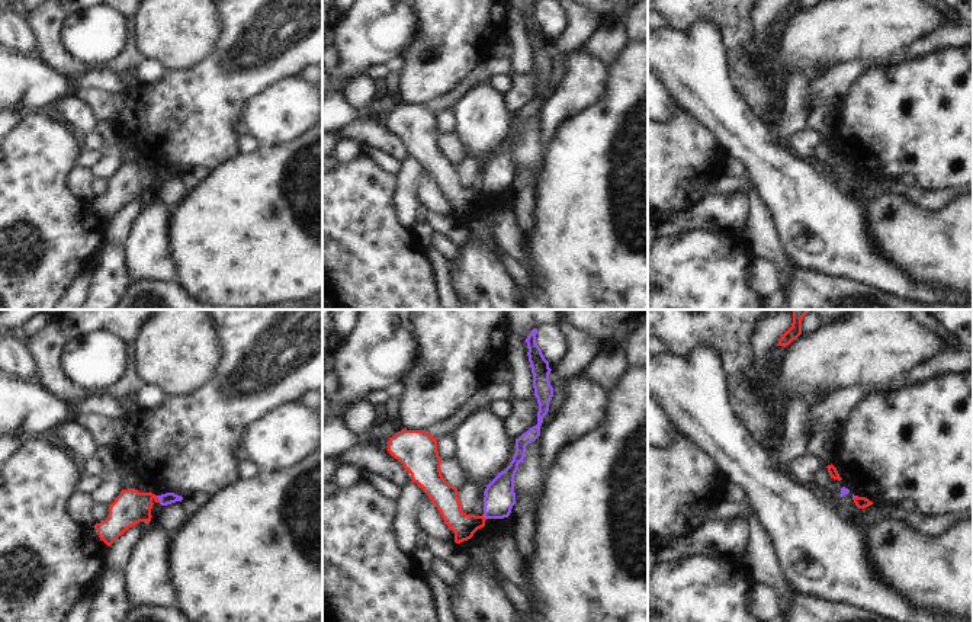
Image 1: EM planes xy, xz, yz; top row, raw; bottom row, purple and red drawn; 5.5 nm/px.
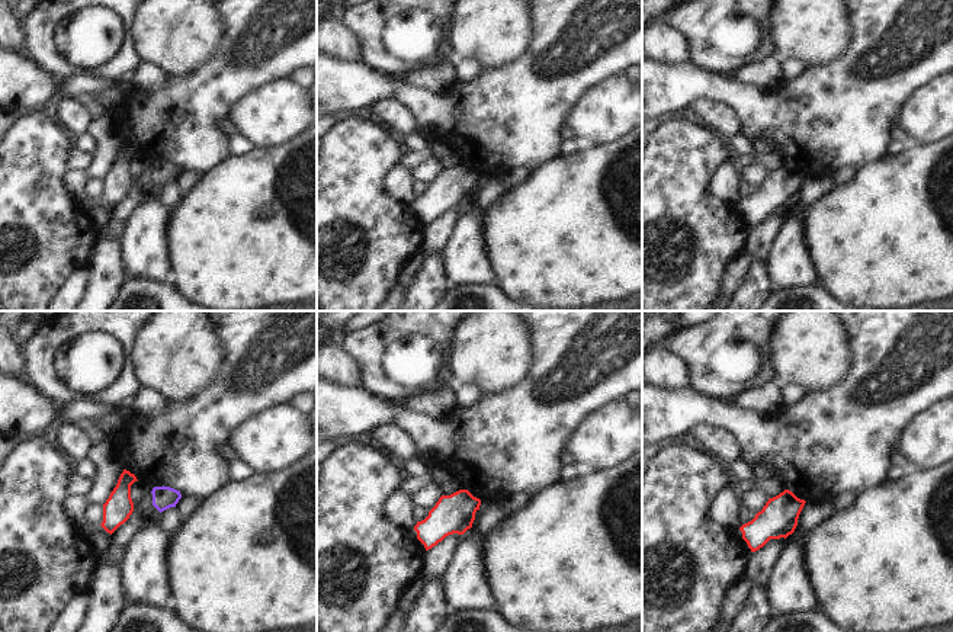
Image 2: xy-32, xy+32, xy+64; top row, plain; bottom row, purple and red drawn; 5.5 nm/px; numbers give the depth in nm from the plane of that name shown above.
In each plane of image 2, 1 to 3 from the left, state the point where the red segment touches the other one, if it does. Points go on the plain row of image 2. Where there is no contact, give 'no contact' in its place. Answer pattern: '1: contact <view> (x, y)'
1: no contact
2: no contact
3: no contact

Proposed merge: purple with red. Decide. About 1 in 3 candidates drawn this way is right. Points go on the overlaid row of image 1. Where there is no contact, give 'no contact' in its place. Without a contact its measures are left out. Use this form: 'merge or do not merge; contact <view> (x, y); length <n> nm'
do not merge; contact xy (159, 499); length 50 nm

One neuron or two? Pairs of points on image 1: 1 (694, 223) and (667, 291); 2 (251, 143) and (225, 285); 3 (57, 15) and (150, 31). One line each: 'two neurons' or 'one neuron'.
1: two neurons
2: two neurons
3: two neurons

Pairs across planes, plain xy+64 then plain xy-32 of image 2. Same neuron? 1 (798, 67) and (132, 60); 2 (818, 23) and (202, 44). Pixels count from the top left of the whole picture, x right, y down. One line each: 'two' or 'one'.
1: two
2: one

